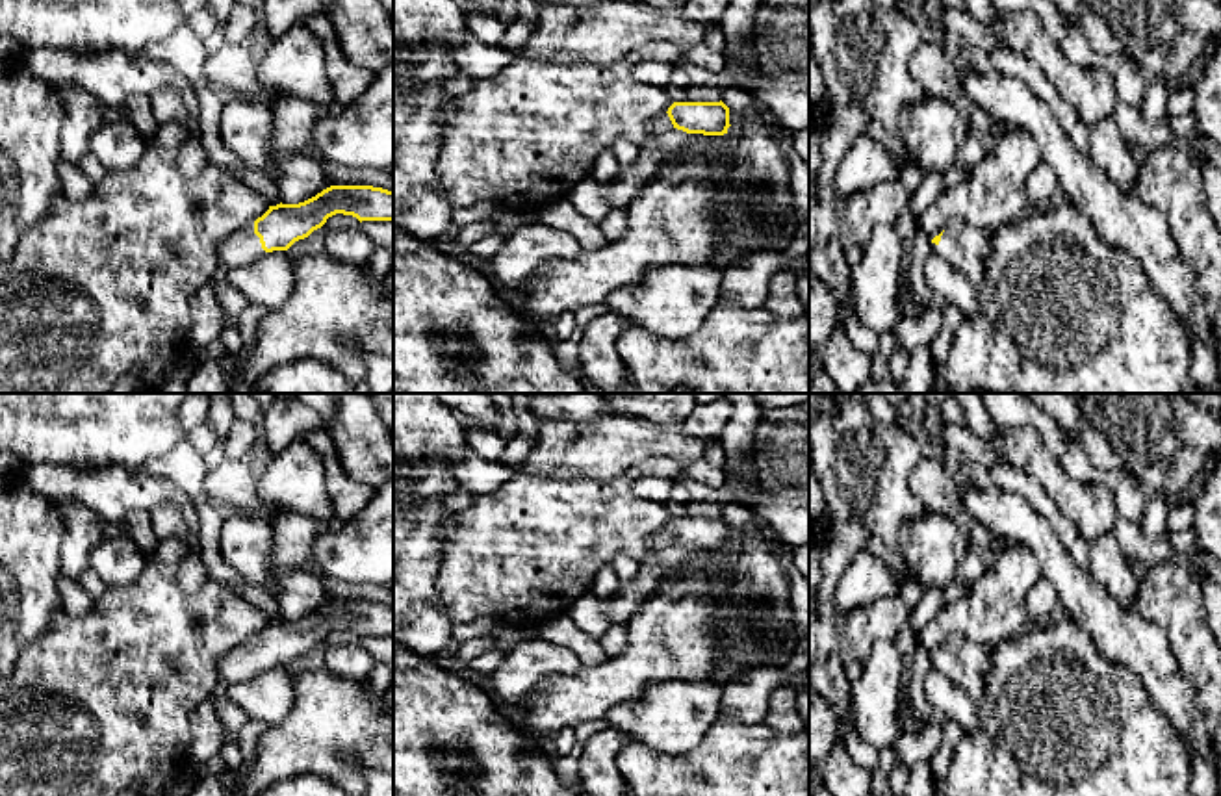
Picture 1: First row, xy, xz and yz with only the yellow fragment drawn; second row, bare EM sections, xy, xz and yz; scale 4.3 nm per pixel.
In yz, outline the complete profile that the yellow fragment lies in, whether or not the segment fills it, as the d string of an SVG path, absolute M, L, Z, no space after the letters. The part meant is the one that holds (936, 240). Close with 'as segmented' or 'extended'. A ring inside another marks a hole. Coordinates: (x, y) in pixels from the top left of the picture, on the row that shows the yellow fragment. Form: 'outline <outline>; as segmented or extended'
outline M950 221L932 239L932 250L959 269L976 288L983 280L993 232L963 221Z; extended

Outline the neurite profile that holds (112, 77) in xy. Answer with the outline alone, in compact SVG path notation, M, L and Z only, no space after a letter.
M35 48L20 56L22 65L54 87L76 83L106 106L121 106L134 93L152 95L171 89L180 98L193 83L174 67L122 50L76 54L69 50Z

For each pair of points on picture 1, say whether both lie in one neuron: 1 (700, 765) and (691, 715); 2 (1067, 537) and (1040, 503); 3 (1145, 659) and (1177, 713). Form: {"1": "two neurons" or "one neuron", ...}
{"1": "two neurons", "2": "one neuron", "3": "one neuron"}

